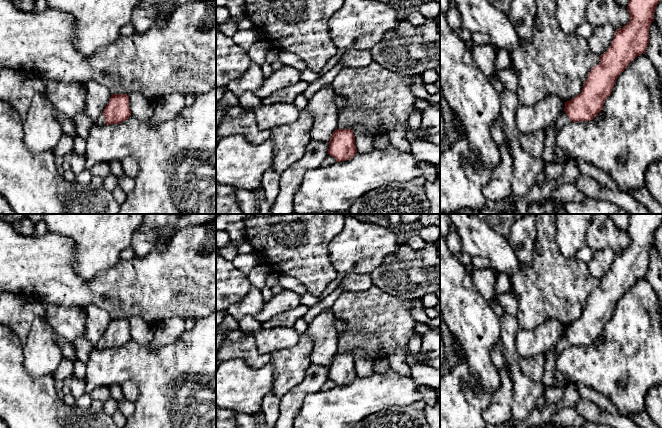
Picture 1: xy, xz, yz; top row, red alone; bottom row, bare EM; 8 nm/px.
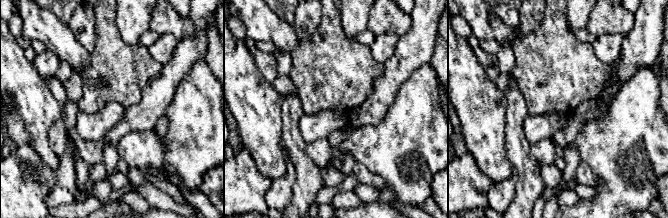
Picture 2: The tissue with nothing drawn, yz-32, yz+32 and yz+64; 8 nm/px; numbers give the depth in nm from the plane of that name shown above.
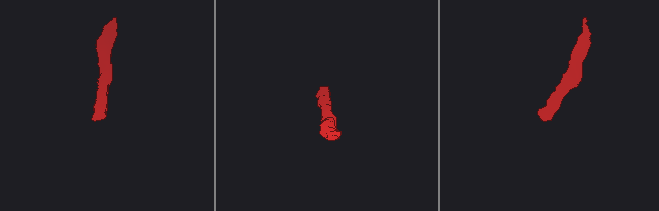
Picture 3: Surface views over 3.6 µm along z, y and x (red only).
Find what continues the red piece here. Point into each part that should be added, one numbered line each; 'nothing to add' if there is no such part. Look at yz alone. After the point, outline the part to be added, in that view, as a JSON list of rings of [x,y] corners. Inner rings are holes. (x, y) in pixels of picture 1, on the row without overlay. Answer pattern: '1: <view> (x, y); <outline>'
1: yz (563, 343); [[[563,335],[556,345],[552,348],[554,355],[559,356],[565,349],[567,349],[571,344],[568,339]]]

